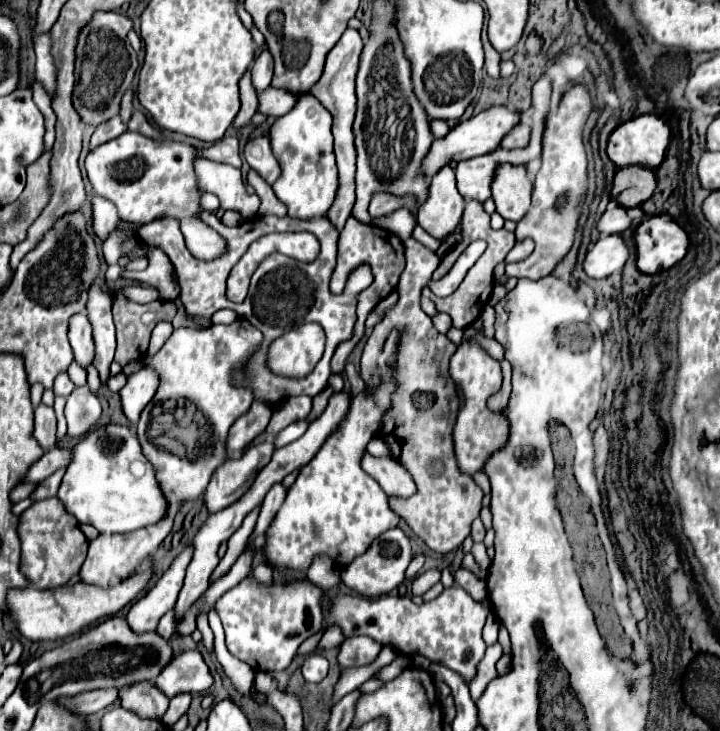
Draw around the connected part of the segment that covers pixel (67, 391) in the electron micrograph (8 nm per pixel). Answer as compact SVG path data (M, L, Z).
M67 373L59 375L59 379L55 379L55 385L53 385L55 395L59 395L59 397L69 397L73 389L75 389L75 385L73 385L73 381L69 379Z

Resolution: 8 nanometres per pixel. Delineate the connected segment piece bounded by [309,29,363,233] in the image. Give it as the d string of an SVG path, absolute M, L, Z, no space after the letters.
M347 29L343 33L343 37L339 39L339 43L329 51L327 61L325 61L325 71L321 75L321 79L309 89L311 95L315 95L315 99L319 99L319 103L333 115L333 137L335 137L335 155L337 155L337 167L339 167L339 191L337 191L337 199L331 207L331 211L327 213L327 219L331 221L331 225L335 227L337 233L343 231L343 225L347 221L347 217L351 215L353 203L355 203L355 145L353 145L353 133L351 133L351 125L353 125L353 117L355 117L355 75L357 75L357 65L359 65L359 55L363 49L363 41L357 33L357 29Z

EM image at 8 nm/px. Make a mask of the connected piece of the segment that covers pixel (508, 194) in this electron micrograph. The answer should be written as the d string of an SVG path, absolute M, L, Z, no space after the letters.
M499 167L495 185L491 185L497 205L497 212L491 215L491 227L495 230L503 228L504 219L515 223L521 221L531 205L531 189L531 179L527 177L525 167Z

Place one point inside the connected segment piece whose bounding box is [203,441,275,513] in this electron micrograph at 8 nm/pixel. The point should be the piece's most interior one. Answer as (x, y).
(236, 476)

